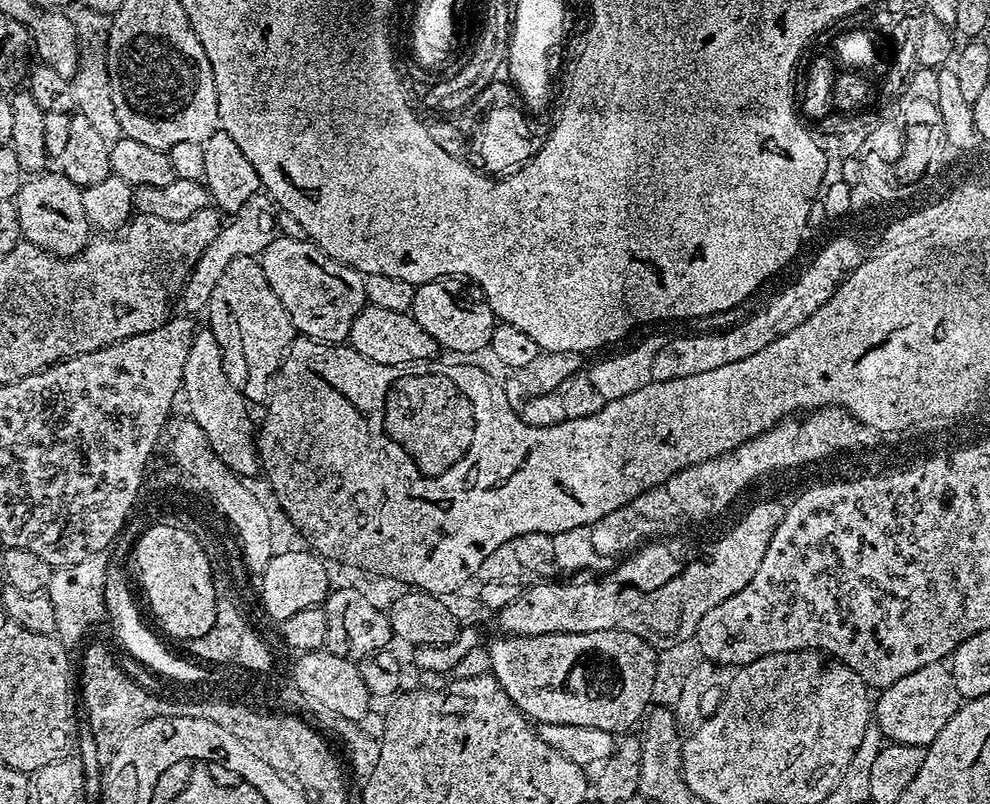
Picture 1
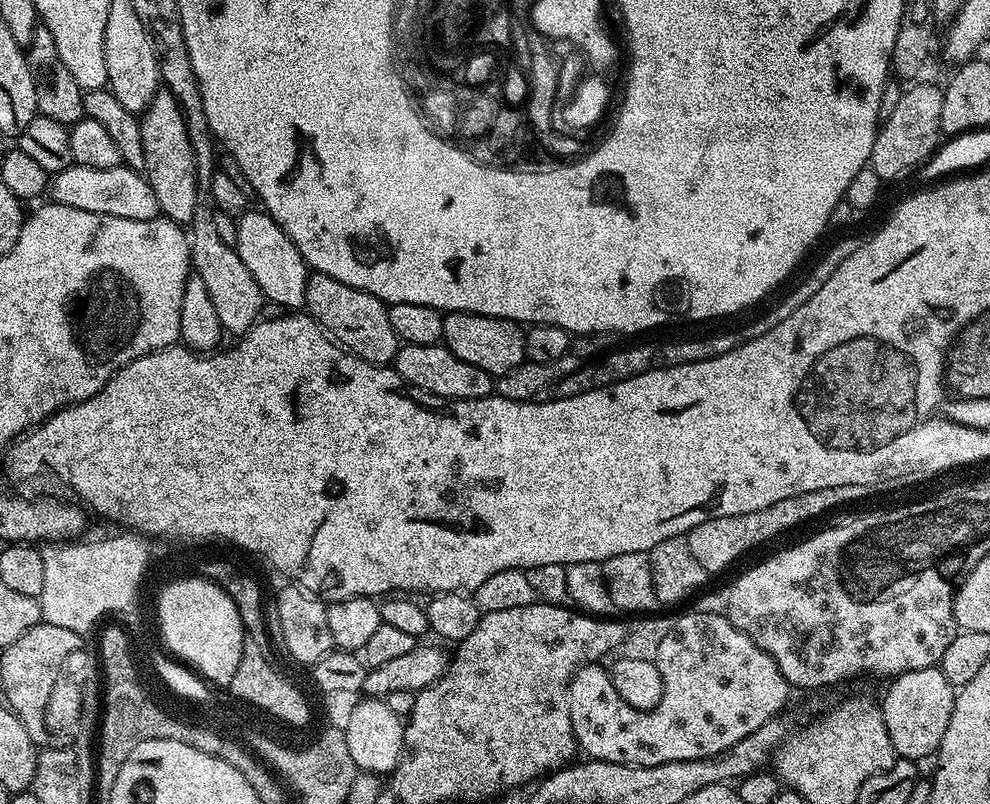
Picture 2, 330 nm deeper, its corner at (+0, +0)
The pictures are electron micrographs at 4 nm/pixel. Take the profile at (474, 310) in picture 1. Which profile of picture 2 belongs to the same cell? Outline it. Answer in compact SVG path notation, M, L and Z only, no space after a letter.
M450 312L442 322L442 341L445 348L450 349L462 362L470 362L470 366L478 366L478 370L486 370L494 378L514 370L526 360L524 355L525 329L515 320L483 316L473 312Z

